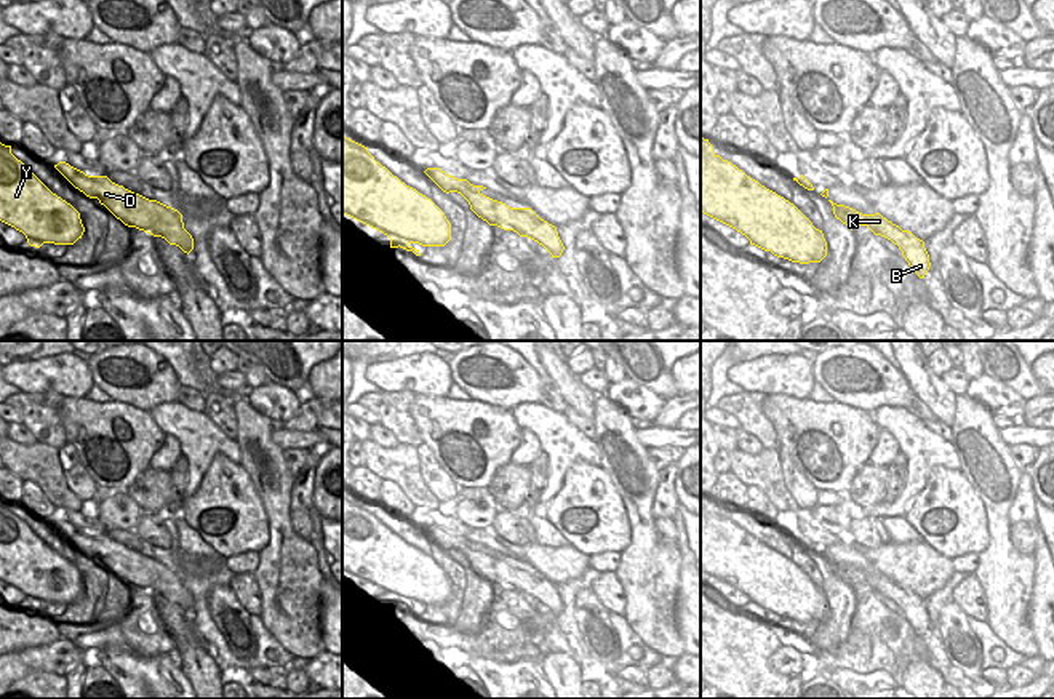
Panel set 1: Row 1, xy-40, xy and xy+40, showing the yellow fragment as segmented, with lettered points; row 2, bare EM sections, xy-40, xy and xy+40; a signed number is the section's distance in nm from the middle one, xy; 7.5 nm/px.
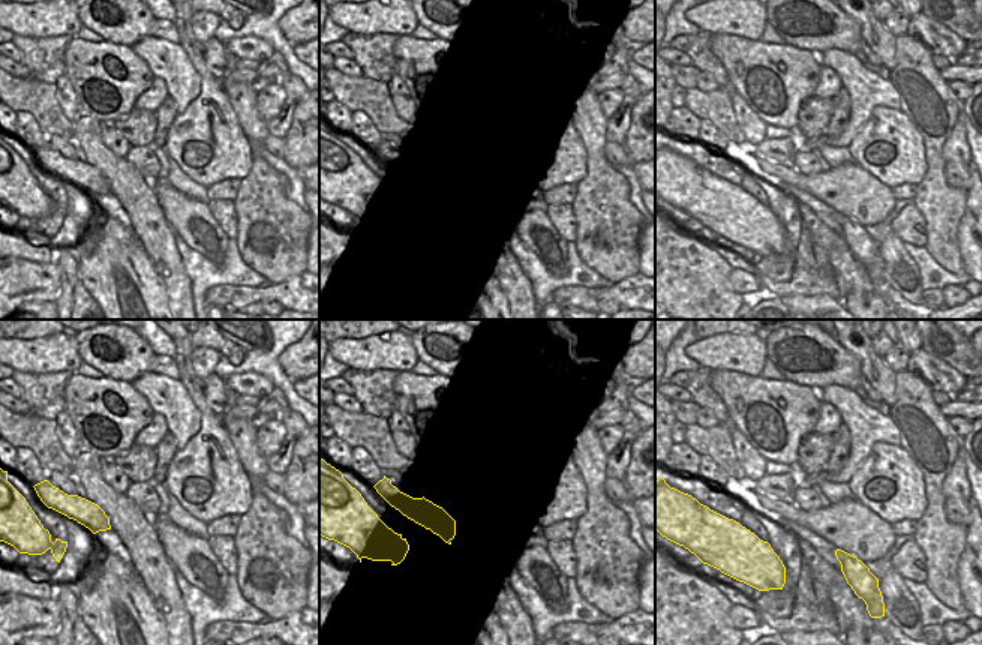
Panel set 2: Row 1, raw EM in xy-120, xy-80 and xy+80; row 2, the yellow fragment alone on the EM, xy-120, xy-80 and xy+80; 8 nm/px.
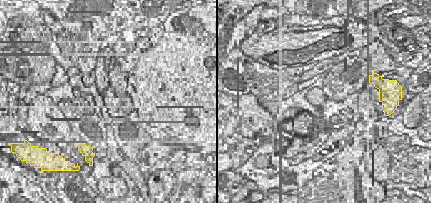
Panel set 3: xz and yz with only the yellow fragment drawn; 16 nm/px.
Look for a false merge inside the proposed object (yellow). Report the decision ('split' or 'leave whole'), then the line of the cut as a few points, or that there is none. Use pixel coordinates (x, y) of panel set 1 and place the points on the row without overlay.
leave whole; cut none

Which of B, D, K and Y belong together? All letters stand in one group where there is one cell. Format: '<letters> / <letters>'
B D K Y

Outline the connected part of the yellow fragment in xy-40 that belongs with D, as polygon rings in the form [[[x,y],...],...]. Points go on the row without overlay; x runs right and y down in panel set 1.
[[[59,520],[54,526],[86,555],[98,557],[125,584],[162,595],[187,613],[194,608],[194,597],[184,587],[178,568],[134,552],[107,534],[88,534],[66,520]]]

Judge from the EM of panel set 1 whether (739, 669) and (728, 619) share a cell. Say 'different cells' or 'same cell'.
same cell

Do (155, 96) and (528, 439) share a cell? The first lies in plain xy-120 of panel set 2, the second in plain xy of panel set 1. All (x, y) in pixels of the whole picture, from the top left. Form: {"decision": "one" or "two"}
{"decision": "one"}

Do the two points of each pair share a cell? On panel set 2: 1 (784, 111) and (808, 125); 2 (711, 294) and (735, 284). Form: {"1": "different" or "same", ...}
{"1": "different", "2": "different"}

